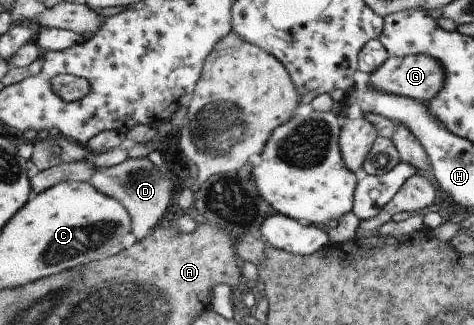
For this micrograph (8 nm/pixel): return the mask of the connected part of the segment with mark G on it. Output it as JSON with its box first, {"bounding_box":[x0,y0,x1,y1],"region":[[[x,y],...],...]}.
{"bounding_box":[366,55,442,103],"region":[[[428,55],[388,56],[374,72],[368,75],[366,85],[377,91],[425,103],[437,93],[441,87],[442,79],[441,66],[436,62],[436,59]]]}

